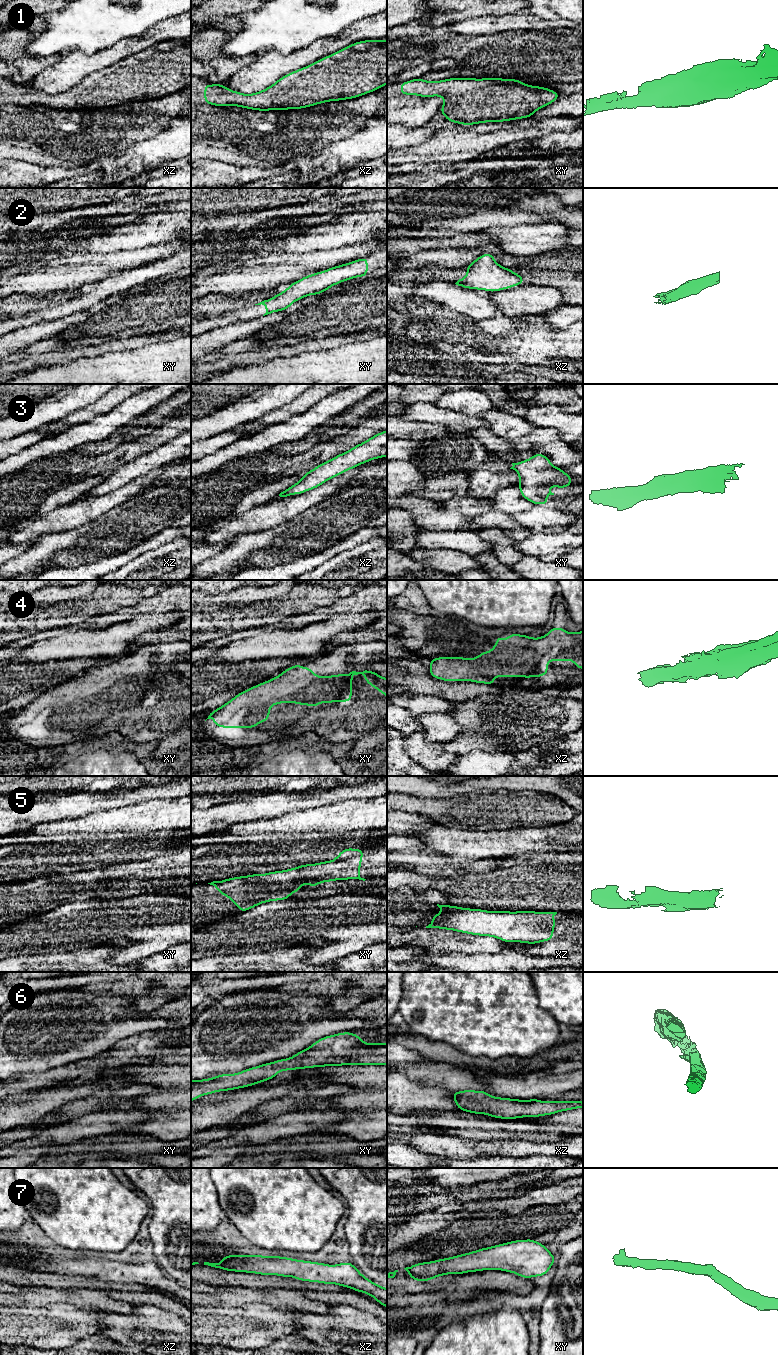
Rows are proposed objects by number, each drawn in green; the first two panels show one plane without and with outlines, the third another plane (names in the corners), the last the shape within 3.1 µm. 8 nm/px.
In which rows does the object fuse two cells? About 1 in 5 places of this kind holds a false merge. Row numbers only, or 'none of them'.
none of them

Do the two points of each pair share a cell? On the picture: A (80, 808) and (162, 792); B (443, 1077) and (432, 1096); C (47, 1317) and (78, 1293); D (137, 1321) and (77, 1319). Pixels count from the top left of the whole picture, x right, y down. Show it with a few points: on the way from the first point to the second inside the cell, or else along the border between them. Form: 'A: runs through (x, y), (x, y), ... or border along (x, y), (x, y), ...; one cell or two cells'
A: runs through (100, 801), (116, 801), (142, 794); one cell
B: border along (415, 1081), (440, 1086), (452, 1092); two cells
C: border along (66, 1303), (85, 1309); two cells
D: border along (85, 1309), (97, 1311), (100, 1314), (100, 1334); two cells

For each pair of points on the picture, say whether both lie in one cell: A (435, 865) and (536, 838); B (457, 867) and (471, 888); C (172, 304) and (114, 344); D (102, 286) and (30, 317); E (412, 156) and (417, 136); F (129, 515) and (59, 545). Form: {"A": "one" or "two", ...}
{"A": "two", "B": "two", "C": "two", "D": "one", "E": "two", "F": "one"}

